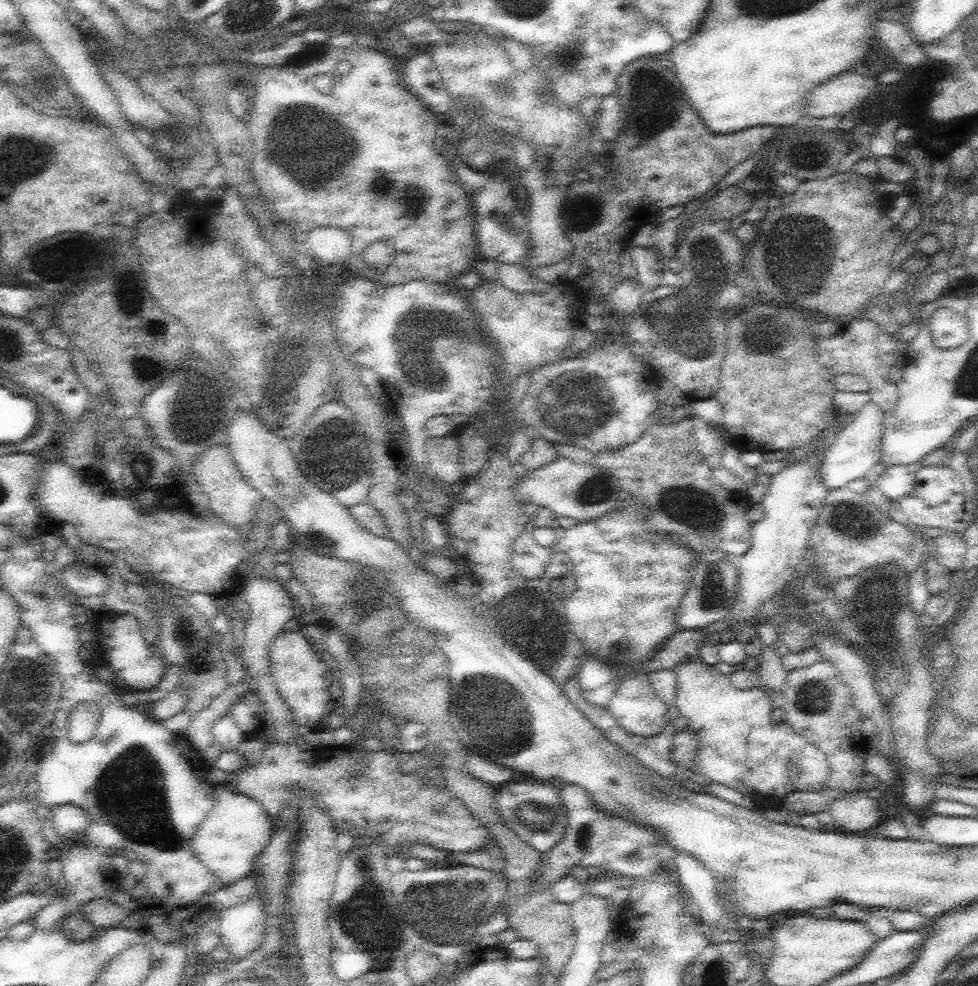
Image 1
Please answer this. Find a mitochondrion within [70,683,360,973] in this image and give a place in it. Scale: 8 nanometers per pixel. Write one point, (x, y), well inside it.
(129, 792)

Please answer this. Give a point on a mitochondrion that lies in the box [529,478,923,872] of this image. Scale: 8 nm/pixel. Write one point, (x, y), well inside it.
(877, 597)

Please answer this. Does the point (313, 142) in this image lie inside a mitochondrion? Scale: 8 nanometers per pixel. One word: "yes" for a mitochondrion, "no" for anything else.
yes

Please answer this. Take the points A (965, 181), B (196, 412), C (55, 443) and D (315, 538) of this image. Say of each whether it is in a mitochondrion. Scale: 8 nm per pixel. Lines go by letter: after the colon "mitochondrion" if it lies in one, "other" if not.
A: other
B: mitochondrion
C: other
D: other

